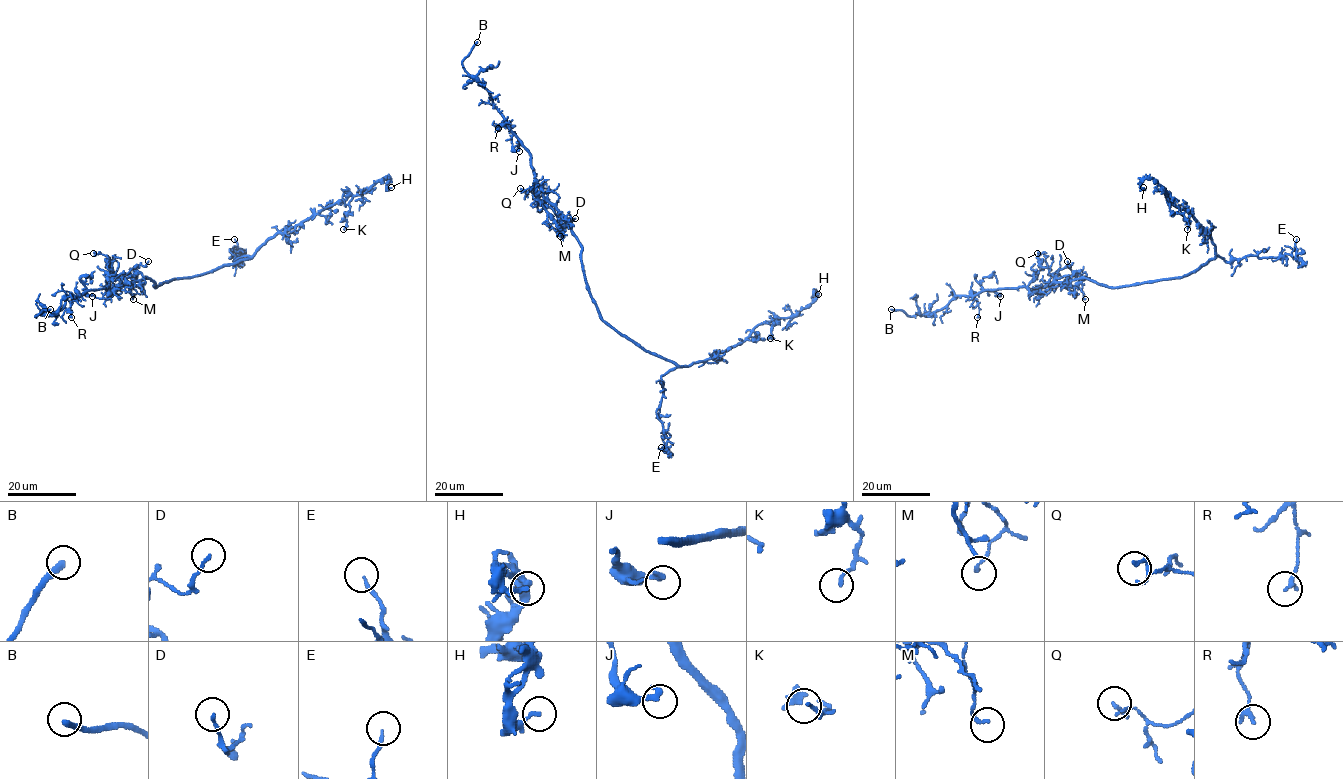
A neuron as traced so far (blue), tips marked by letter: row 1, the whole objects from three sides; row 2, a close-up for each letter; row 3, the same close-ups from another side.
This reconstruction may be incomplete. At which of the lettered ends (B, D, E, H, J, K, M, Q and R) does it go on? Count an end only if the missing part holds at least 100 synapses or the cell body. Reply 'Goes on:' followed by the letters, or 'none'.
Goes on: B

